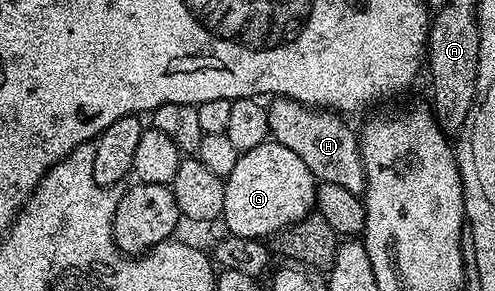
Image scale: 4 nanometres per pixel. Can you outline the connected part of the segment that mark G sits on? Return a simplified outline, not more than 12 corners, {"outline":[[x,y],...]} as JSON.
{"outline":[[285,145],[242,152],[222,217],[262,241],[312,214],[317,181]]}

